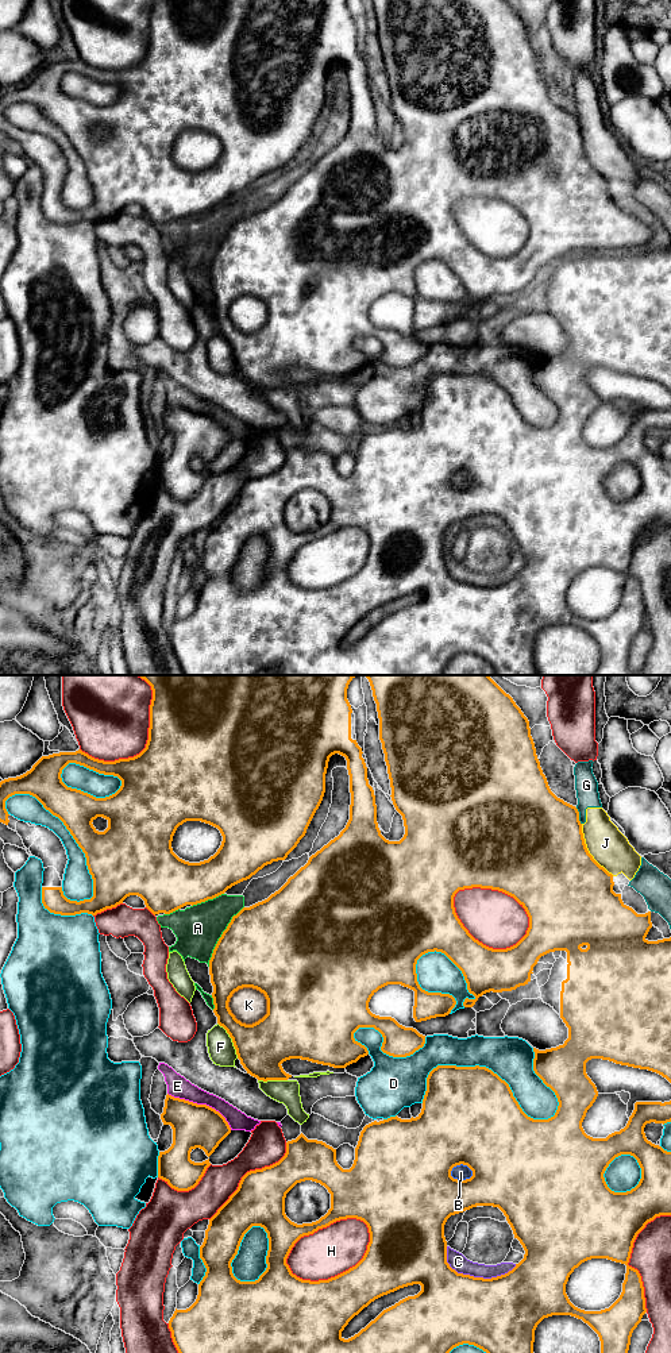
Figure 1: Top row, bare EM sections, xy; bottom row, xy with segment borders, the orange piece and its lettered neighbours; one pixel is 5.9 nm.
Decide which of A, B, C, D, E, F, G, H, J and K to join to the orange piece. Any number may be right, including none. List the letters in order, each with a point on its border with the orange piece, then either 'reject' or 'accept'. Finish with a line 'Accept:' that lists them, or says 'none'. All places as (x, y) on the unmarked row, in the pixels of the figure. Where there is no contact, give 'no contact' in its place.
A: xy (222, 245) | accept
B: xy (461, 489) | accept
C: xy (473, 585) | accept
D: xy (488, 377) | reject
E: xy (201, 413) | accept
F: xy (232, 349) | reject
G: xy (578, 124) | reject
H: xy (321, 536) | reject
J: xy (587, 160) | reject
K: xy (245, 332) | accept
Accept: A, B, C, E, K

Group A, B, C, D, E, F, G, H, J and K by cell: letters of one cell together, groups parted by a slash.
A B C E K / D / F / G J / H

